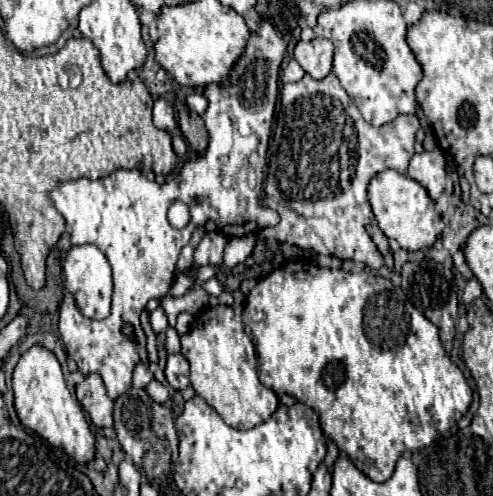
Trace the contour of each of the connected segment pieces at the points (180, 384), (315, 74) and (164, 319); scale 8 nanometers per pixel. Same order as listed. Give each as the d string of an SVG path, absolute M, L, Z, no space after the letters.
M170 354L166 362L166 380L174 390L184 390L190 384L190 364L182 354Z
M314 38L314 42L298 42L294 48L294 58L314 80L322 80L332 72L334 46L324 38Z
M158 306L152 314L150 314L150 322L152 322L152 328L154 332L164 332L168 328L168 316L164 312L162 306Z

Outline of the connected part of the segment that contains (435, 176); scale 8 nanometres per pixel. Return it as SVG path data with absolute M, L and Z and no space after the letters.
M432 148L422 154L414 154L410 160L408 176L420 182L432 200L436 200L446 186L446 158L440 148Z

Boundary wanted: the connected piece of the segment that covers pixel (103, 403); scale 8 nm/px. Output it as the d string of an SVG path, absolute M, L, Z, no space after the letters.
M90 374L78 384L76 396L96 428L112 426L112 400L106 396L104 384L98 374Z

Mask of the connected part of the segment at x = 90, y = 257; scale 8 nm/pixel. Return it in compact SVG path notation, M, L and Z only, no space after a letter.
M92 244L72 246L64 260L64 286L74 296L80 312L88 318L106 318L112 300L112 270L106 256Z

